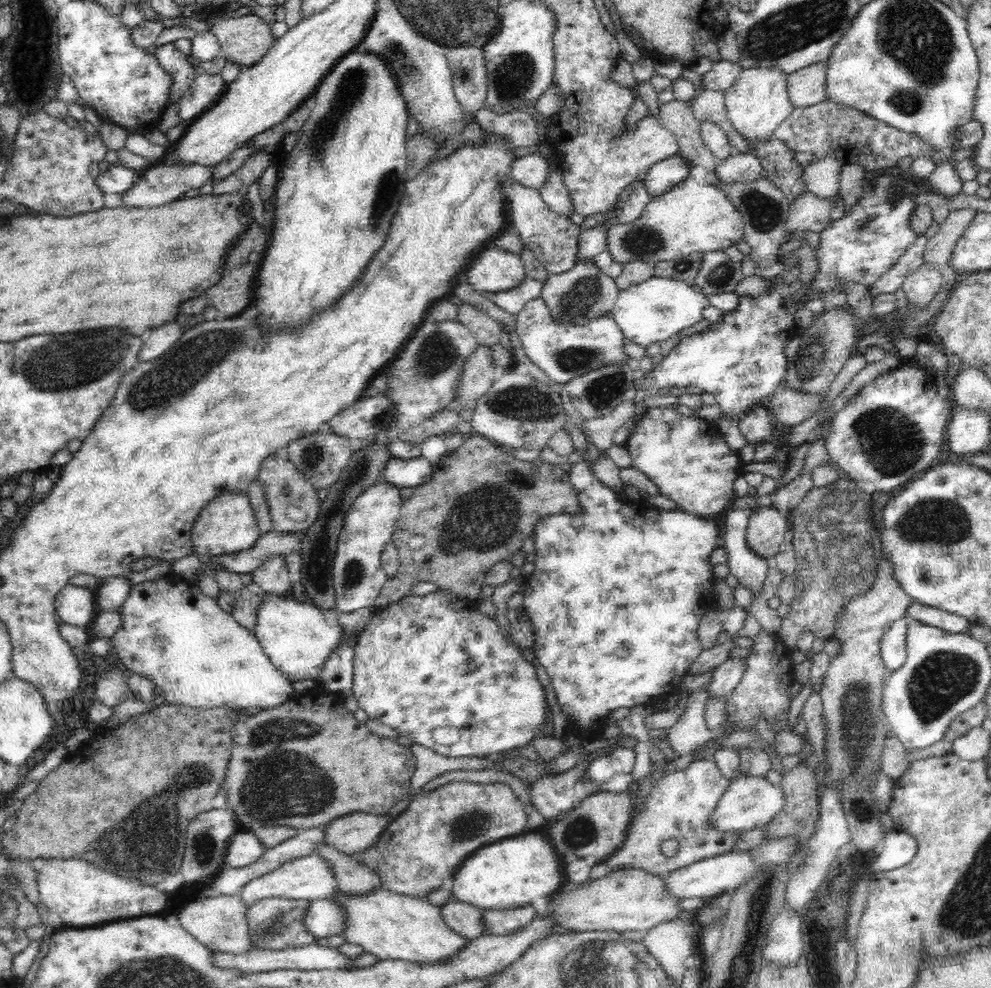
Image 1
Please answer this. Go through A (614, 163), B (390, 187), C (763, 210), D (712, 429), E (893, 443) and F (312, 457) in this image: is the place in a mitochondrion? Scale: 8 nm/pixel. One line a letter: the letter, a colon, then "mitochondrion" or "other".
A: other
B: mitochondrion
C: mitochondrion
D: other
E: mitochondrion
F: mitochondrion

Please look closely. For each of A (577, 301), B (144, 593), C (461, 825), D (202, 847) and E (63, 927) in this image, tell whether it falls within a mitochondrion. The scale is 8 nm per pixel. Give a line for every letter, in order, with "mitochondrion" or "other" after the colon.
A: mitochondrion
B: other
C: mitochondrion
D: mitochondrion
E: other

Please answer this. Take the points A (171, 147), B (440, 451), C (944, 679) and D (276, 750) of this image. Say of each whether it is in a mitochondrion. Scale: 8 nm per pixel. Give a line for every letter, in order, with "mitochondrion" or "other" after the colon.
A: other
B: other
C: mitochondrion
D: mitochondrion

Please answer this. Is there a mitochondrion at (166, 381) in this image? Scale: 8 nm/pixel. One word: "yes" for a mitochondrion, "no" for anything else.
yes

